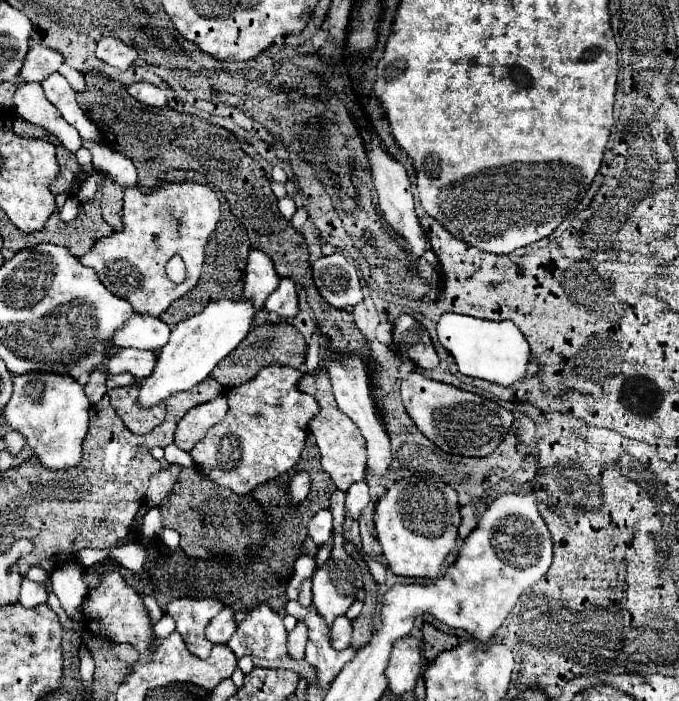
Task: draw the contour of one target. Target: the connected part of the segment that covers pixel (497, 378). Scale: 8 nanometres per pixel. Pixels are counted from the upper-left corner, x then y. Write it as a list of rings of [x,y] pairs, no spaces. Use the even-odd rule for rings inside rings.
[[[448,312],[438,320],[438,338],[440,344],[454,356],[458,370],[466,376],[496,382],[500,386],[514,386],[528,374],[532,358],[530,344],[512,320],[492,322]]]

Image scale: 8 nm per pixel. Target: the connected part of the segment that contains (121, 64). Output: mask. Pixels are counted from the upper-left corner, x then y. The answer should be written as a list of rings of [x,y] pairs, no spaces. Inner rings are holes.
[[[106,36],[106,38],[100,38],[98,40],[98,48],[96,48],[96,56],[120,70],[126,70],[132,66],[132,62],[138,58],[138,52],[136,48],[124,44],[122,40],[118,38],[112,38],[112,36]]]

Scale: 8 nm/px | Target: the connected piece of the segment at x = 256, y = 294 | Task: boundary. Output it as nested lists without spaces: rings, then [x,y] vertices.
[[[256,249],[250,250],[242,300],[252,300],[256,312],[264,310],[264,302],[276,290],[278,280],[280,276],[276,274],[268,254]]]

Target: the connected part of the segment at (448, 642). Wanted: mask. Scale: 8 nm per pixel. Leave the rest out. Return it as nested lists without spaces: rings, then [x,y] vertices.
[[[424,624],[422,636],[424,636],[424,658],[428,662],[432,662],[440,652],[458,646],[458,638],[456,636],[444,634],[442,630],[438,630],[432,624]]]

